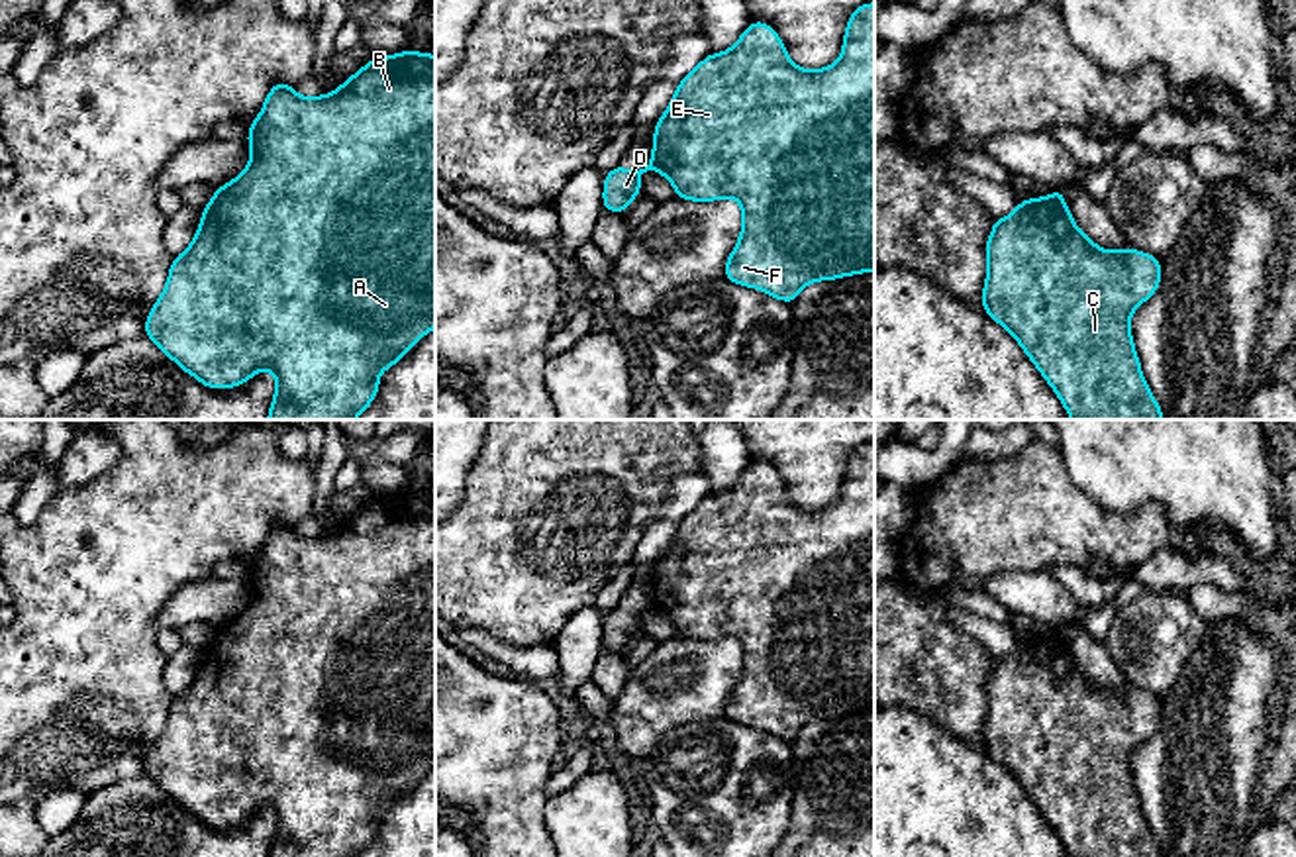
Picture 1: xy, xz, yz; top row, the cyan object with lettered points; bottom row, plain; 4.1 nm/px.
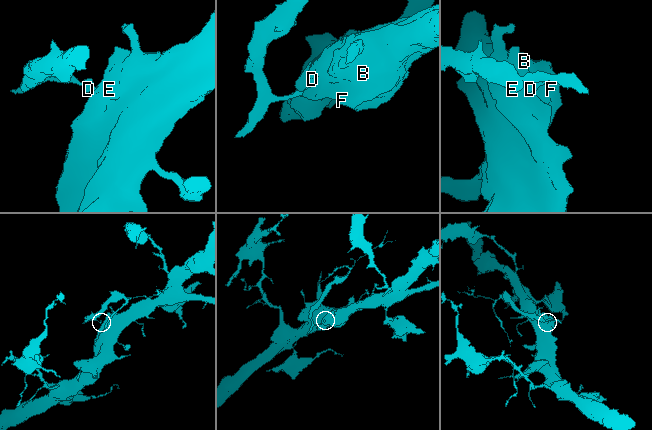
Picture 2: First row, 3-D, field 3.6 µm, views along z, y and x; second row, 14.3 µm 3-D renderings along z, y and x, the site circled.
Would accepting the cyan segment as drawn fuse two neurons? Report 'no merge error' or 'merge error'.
merge error

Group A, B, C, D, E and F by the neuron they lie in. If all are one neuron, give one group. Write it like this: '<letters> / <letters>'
A B C E F / D

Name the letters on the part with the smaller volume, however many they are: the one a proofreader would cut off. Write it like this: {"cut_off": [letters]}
{"cut_off": ["D"]}

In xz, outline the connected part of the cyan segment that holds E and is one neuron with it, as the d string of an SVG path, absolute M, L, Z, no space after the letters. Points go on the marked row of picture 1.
M874 2L859 6L847 20L843 51L835 65L827 69L798 69L786 55L778 33L765 22L751 22L737 43L720 55L710 53L686 75L667 112L655 124L653 165L665 175L682 200L712 202L733 196L743 208L743 229L731 251L723 277L741 286L753 286L792 304L800 290L814 280L833 280L847 275L874 271Z

